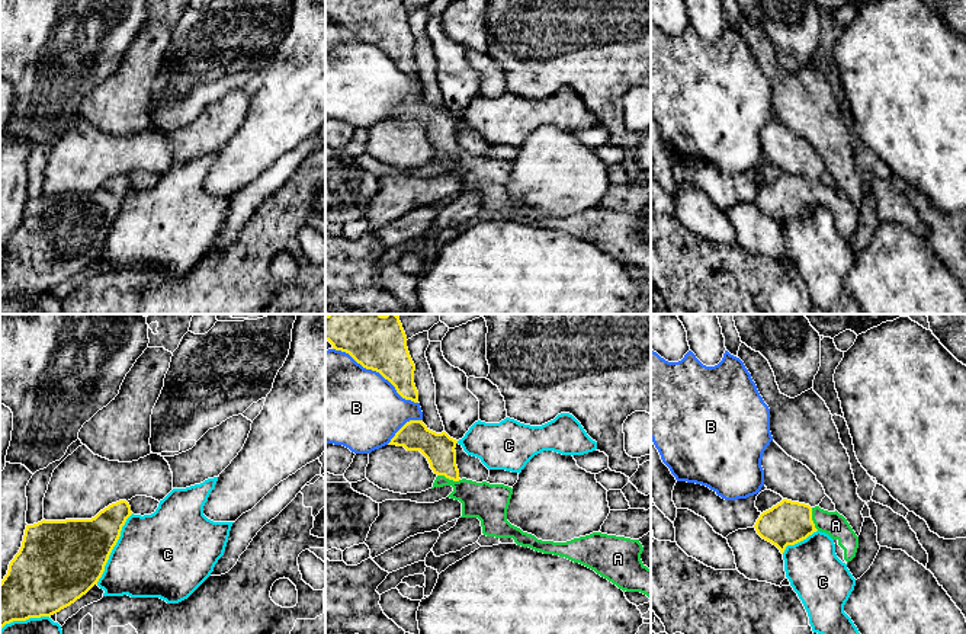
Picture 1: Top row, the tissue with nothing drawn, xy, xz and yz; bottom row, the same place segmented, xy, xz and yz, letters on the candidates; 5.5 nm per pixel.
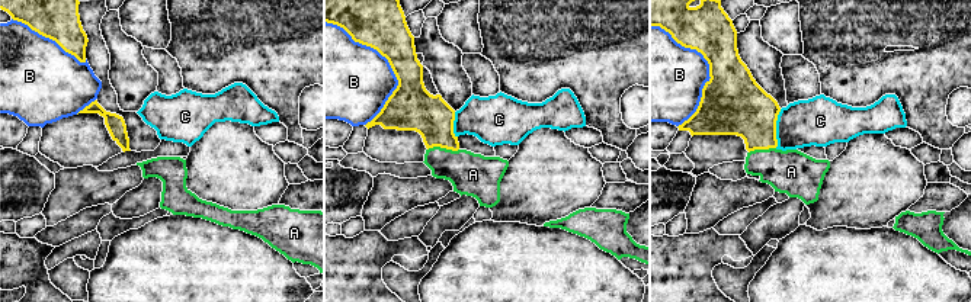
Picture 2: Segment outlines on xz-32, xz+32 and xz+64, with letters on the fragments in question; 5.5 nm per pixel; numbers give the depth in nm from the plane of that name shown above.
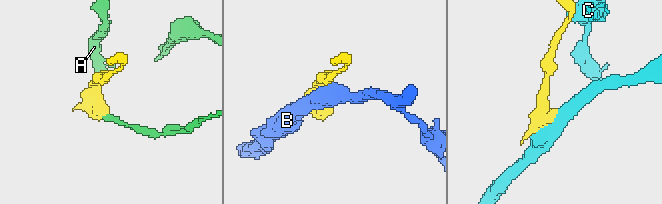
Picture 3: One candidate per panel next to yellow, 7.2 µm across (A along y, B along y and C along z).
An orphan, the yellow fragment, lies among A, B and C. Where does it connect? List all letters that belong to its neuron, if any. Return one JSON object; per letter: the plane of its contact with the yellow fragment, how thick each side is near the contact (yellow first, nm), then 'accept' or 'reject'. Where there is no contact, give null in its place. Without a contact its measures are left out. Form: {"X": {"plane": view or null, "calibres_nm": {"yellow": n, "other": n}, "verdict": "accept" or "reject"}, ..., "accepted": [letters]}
{"A": {"plane": "xz", "calibres_nm": {"yellow": 180, "other": 200}, "verdict": "accept"}, "B": {"plane": "xz", "calibres_nm": {"yellow": 260, "other": 460}, "verdict": "reject"}, "C": {"plane": "xy", "calibres_nm": {"yellow": 420, "other": 460}, "verdict": "reject"}, "accepted": ["A"]}

